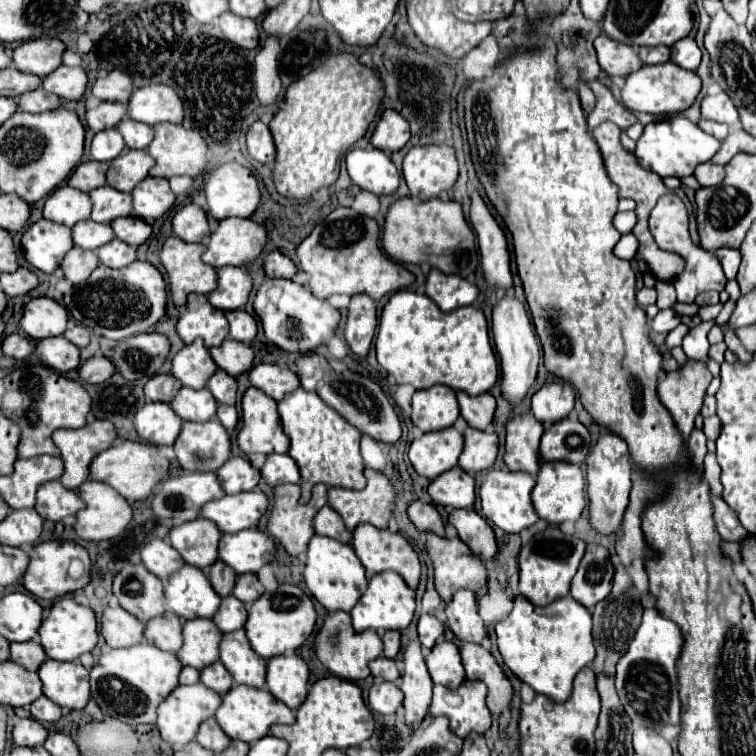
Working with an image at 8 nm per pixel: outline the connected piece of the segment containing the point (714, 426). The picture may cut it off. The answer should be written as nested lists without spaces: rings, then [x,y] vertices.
[[[715,415],[715,417],[709,417],[709,419],[705,419],[703,431],[705,431],[707,439],[713,439],[713,441],[715,441],[715,439],[719,437],[719,431],[721,431],[721,421],[719,421],[719,417]]]

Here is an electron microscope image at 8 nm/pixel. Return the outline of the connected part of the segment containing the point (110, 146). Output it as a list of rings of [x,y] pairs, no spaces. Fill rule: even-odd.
[[[117,129],[99,131],[91,143],[91,155],[97,161],[113,161],[125,149],[125,141]]]

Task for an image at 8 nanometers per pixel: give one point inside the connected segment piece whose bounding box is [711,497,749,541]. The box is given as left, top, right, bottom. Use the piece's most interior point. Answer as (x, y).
(728, 525)

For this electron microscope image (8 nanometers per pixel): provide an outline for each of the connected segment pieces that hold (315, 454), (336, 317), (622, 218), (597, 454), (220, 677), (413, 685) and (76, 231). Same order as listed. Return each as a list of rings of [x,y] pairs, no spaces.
[[[293,391],[287,395],[287,399],[279,401],[279,415],[283,419],[283,431],[291,439],[289,455],[295,459],[295,463],[301,469],[301,489],[303,497],[301,501],[307,503],[311,497],[311,489],[317,483],[325,483],[327,487],[347,487],[347,489],[363,489],[365,477],[363,477],[363,459],[359,453],[359,441],[361,431],[357,427],[351,427],[341,415],[335,415],[319,395],[311,391]]]
[[[265,279],[255,297],[255,313],[263,323],[265,337],[289,353],[309,353],[325,345],[341,321],[341,313],[327,299],[317,299],[307,287],[289,279]]]
[[[623,211],[623,213],[617,213],[615,219],[613,219],[613,225],[617,227],[619,233],[631,233],[633,227],[637,223],[637,215],[635,211]]]
[[[601,435],[587,457],[587,497],[589,497],[589,523],[601,535],[615,535],[621,527],[623,513],[629,505],[631,491],[631,457],[627,443],[617,435]]]
[[[221,661],[205,667],[205,669],[201,671],[201,681],[203,681],[209,689],[217,691],[219,695],[225,695],[225,693],[233,687],[233,677],[231,677],[231,673],[223,667]]]
[[[417,641],[409,643],[409,647],[405,649],[403,663],[405,663],[405,671],[397,681],[397,685],[405,693],[405,703],[403,703],[405,723],[409,727],[415,727],[423,721],[431,705],[433,681],[429,677],[429,671],[421,655],[421,645]]]
[[[79,221],[75,227],[73,227],[73,243],[83,247],[83,249],[99,249],[103,247],[105,243],[109,243],[113,239],[113,229],[111,225],[107,223],[97,223],[97,221]]]

